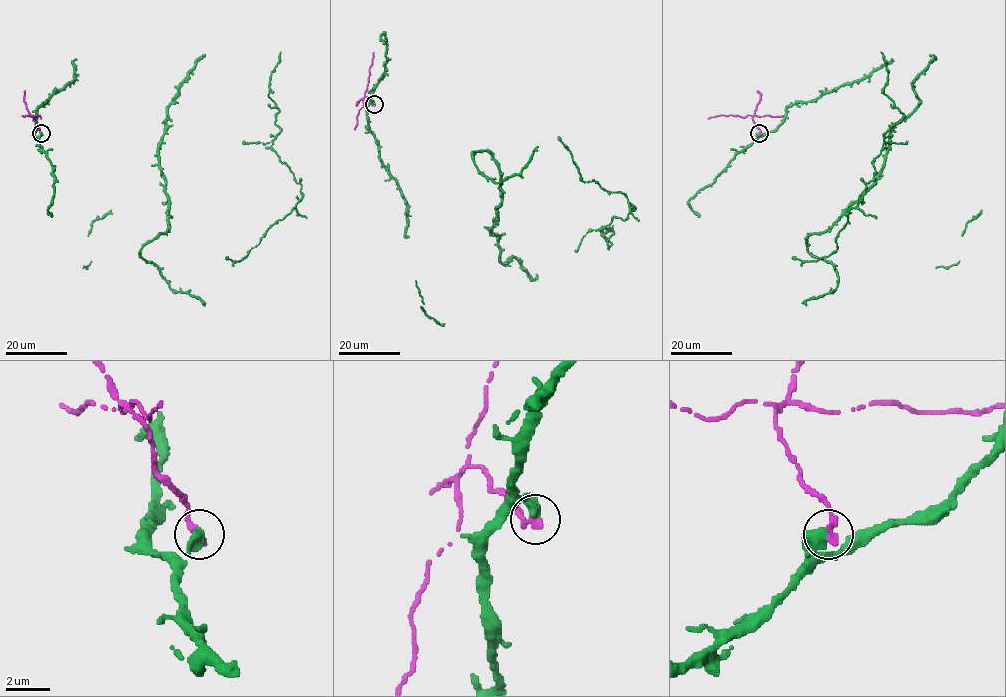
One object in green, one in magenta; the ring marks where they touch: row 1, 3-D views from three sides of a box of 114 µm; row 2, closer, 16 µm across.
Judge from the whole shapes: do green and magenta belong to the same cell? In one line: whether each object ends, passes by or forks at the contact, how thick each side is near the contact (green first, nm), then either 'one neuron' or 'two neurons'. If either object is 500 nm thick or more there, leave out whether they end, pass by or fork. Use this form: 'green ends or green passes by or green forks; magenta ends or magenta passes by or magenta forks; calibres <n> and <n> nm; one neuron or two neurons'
green ends; magenta ends; calibres 480 and 400 nm; two neurons

